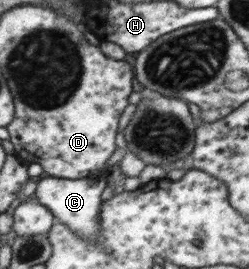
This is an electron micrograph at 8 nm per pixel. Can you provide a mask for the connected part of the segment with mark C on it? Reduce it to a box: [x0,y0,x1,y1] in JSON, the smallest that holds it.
[36,176,107,240]

